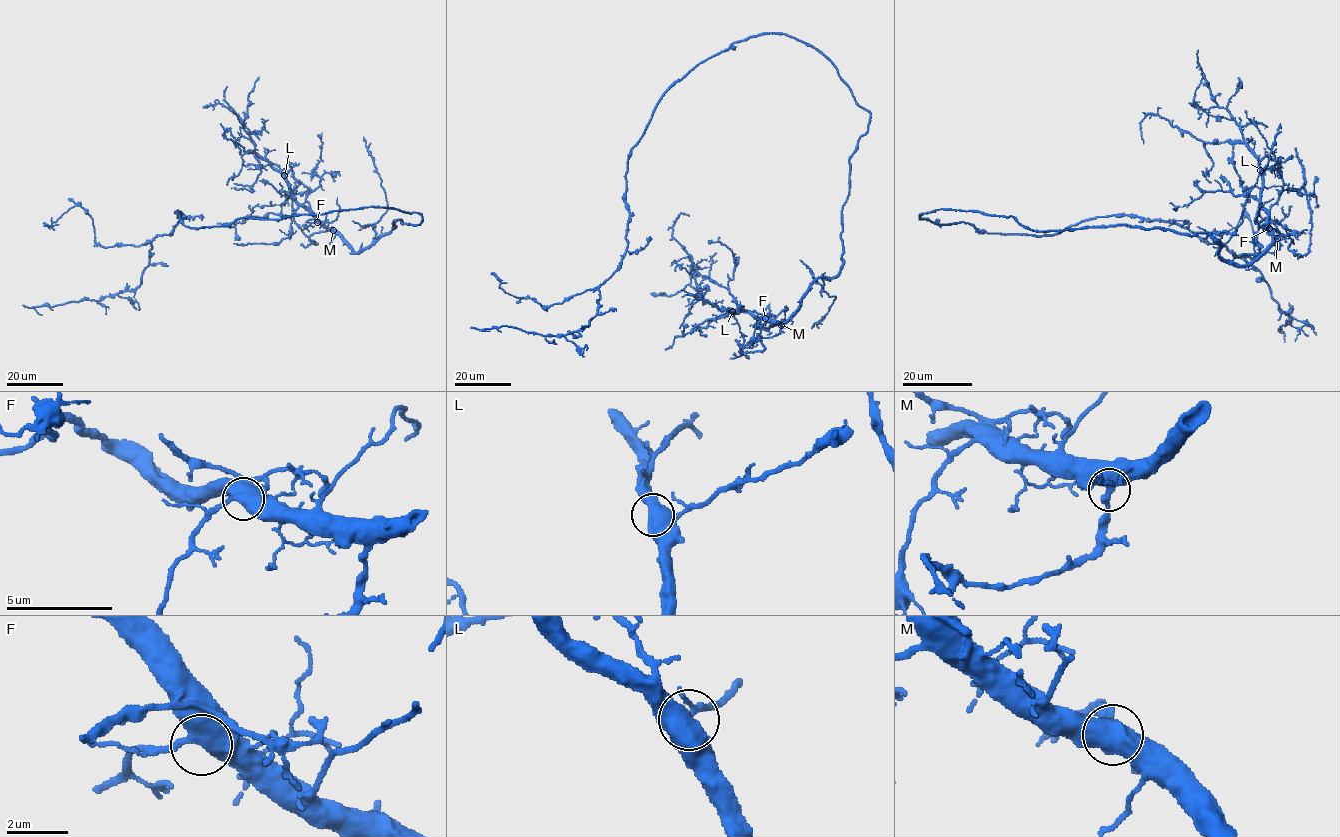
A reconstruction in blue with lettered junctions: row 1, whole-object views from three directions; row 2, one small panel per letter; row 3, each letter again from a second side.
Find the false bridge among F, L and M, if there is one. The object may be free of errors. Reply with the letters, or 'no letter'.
M

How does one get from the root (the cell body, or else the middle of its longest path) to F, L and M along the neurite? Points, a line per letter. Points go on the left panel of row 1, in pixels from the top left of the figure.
F: (370, 207), (417, 212), (422, 221), (394, 221), (389, 233), (379, 236), (360, 252), (317, 222)
L: (370, 207), (417, 212), (422, 221), (394, 221), (389, 233), (355, 252), (296, 200), (284, 175)
M: (370, 207), (417, 212), (422, 221), (394, 221), (389, 233), (379, 236), (360, 252), (333, 230)

